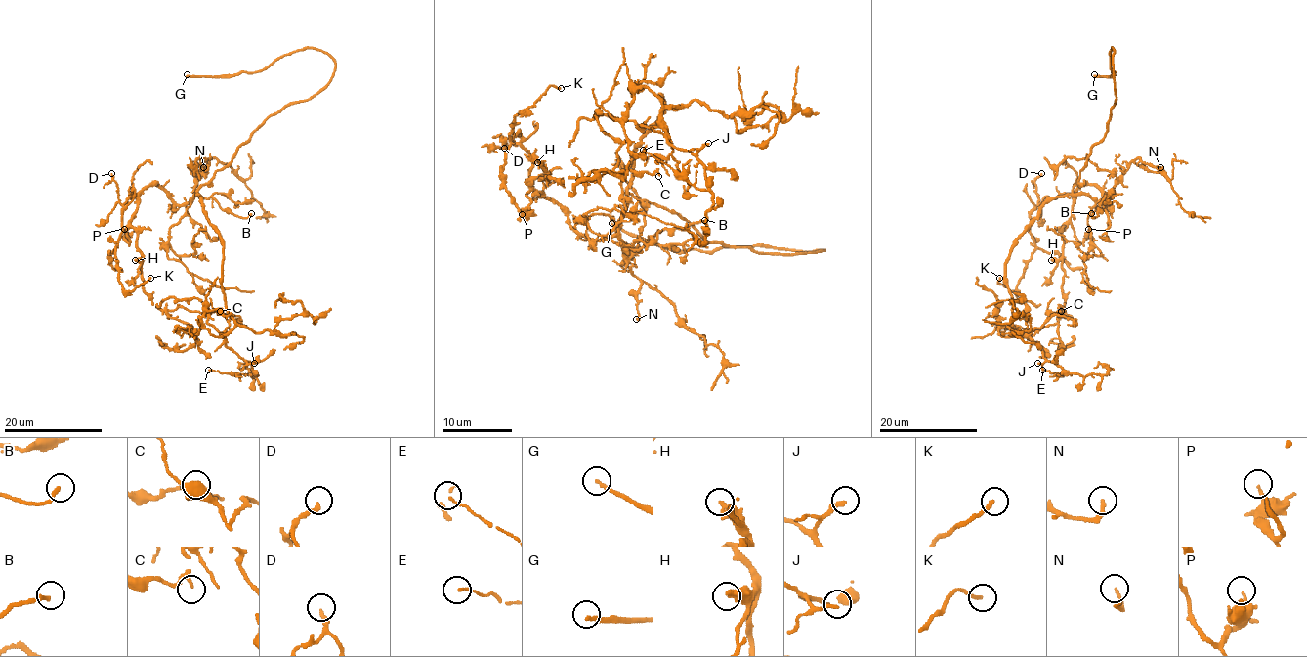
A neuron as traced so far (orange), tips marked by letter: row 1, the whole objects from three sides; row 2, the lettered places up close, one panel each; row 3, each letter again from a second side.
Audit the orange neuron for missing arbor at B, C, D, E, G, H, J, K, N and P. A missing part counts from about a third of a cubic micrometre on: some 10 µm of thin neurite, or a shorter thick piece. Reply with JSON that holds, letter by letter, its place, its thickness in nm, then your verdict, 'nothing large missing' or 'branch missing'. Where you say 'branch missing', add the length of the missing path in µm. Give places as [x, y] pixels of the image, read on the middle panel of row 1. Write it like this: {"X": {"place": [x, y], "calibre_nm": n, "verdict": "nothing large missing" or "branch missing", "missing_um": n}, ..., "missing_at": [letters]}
{"B": {"place": [704, 220], "calibre_nm": 200, "verdict": "branch missing", "missing_um": 15}, "C": {"place": [658, 176], "calibre_nm": 170, "verdict": "nothing large missing"}, "D": {"place": [504, 148], "calibre_nm": 200, "verdict": "nothing large missing"}, "E": {"place": [643, 150], "calibre_nm": 110, "verdict": "nothing large missing"}, "G": {"place": [611, 223], "calibre_nm": 170, "verdict": "branch missing", "missing_um": 20}, "H": {"place": [537, 162], "calibre_nm": 340, "verdict": "nothing large missing"}, "J": {"place": [708, 143], "calibre_nm": 200, "verdict": "branch missing", "missing_um": 10}, "K": {"place": [561, 88], "calibre_nm": 200, "verdict": "nothing large missing"}, "N": {"place": [636, 319], "calibre_nm": 180, "verdict": "branch missing", "missing_um": 15}, "P": {"place": [522, 214], "calibre_nm": 180, "verdict": "nothing large missing"}, "missing_at": ["B", "G", "J", "N"]}

